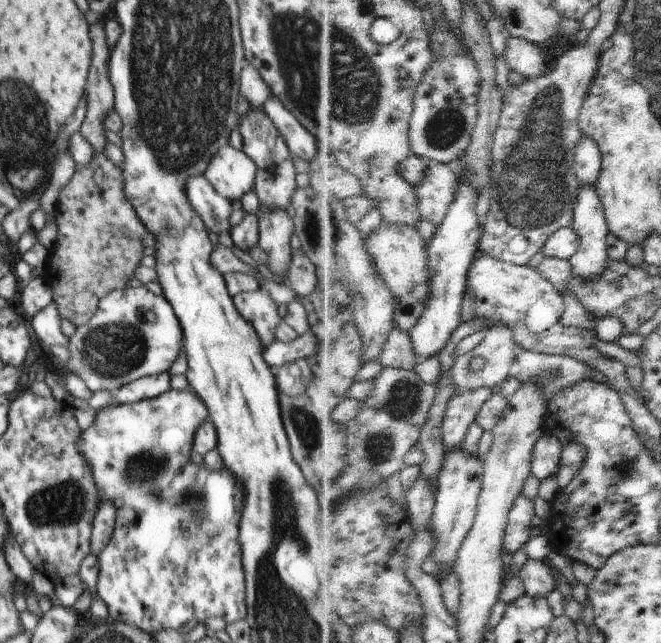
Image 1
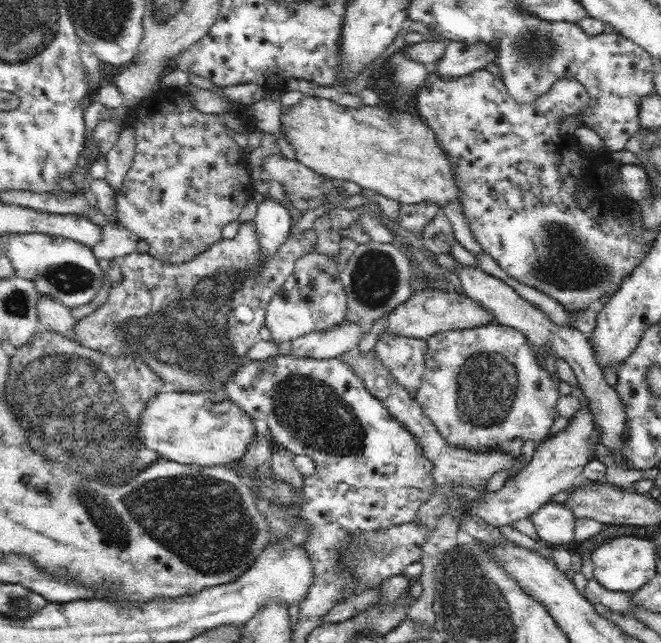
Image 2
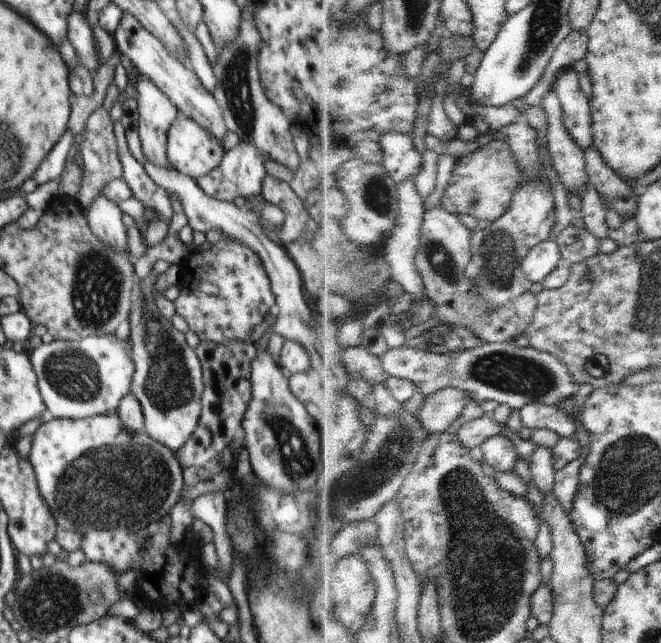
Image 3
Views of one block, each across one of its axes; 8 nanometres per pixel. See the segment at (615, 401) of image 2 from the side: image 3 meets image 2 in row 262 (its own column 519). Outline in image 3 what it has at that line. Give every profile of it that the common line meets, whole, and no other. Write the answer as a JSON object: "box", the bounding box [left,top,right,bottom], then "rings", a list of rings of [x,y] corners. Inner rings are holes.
{"box":[481,435,518,473],"rings":[[[505,435],[488,439],[481,448],[484,450],[484,462],[492,466],[497,473],[514,473],[518,466],[518,446]]]}

